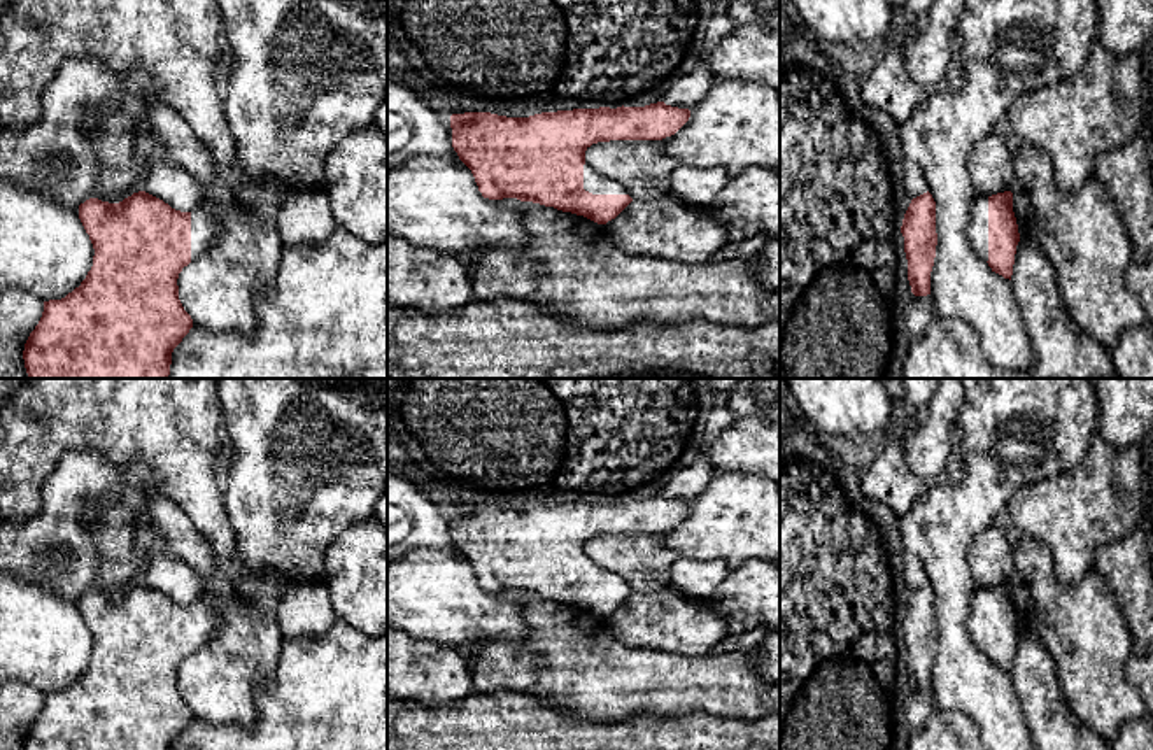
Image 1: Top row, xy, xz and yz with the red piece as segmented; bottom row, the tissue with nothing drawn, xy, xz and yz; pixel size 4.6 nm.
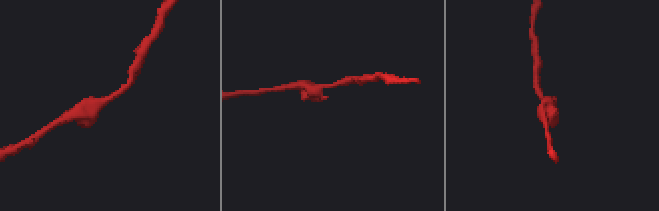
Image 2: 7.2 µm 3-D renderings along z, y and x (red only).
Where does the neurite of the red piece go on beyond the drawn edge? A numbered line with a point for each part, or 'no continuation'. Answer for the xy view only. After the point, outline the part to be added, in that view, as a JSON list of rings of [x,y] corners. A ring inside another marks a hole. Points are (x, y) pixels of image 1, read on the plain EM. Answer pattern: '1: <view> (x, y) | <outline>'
1: xy (204, 615) | [[[205,596],[191,603],[191,654],[203,648],[214,636],[219,613]]]

